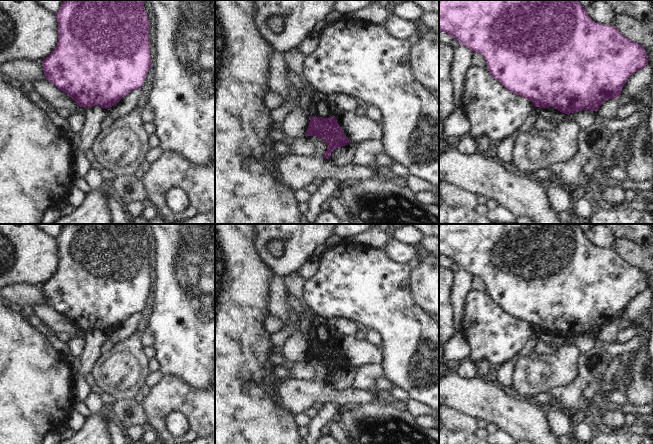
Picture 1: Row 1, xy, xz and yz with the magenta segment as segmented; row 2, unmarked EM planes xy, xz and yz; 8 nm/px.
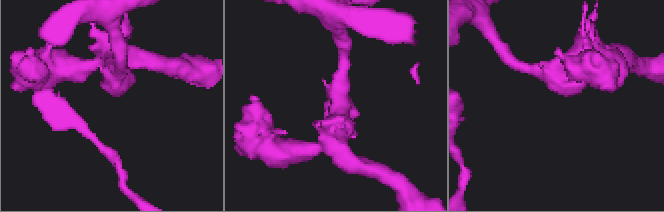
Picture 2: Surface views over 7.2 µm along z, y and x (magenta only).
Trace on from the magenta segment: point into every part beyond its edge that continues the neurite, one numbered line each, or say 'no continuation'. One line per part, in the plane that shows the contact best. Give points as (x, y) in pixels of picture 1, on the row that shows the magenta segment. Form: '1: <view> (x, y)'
no continuation

